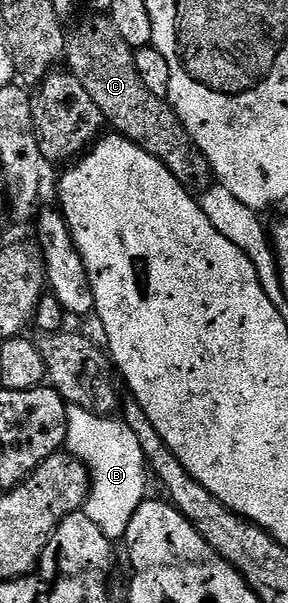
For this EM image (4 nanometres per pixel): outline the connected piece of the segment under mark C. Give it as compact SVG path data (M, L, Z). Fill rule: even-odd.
M111 16L88 17L76 30L67 34L67 68L86 87L90 99L98 103L105 122L112 125L121 137L129 137L135 145L140 145L154 159L161 161L189 191L211 189L213 174L208 168L206 155L194 143L186 127L178 119L167 100L154 91L149 91L134 67L134 50L118 35Z

